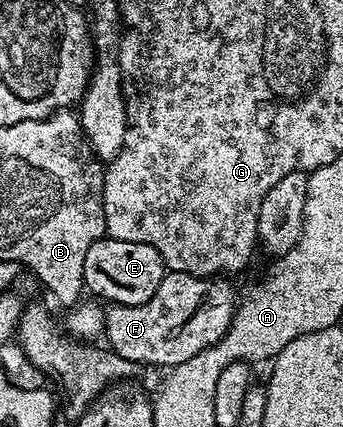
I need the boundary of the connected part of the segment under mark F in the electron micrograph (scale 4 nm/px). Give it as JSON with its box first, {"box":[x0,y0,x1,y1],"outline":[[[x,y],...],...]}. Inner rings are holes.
{"box":[105,272,211,365],"outline":[[[167,272],[160,283],[156,295],[148,299],[143,305],[115,305],[106,309],[105,340],[109,348],[119,353],[124,359],[142,365],[162,365],[166,361],[166,348],[170,340],[189,323],[199,316],[204,302],[207,300],[206,292],[211,282],[205,277],[194,277],[190,273]]]}

